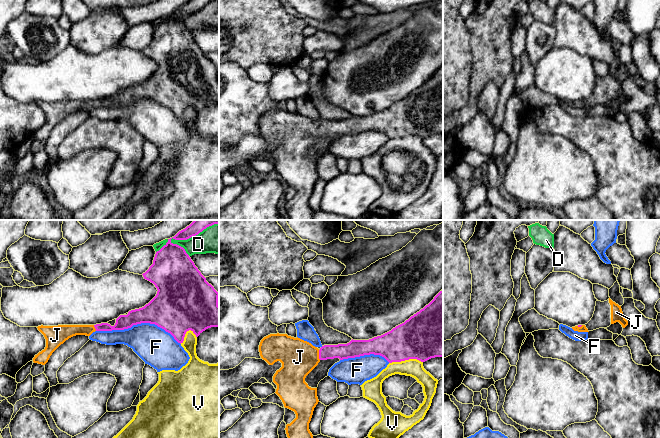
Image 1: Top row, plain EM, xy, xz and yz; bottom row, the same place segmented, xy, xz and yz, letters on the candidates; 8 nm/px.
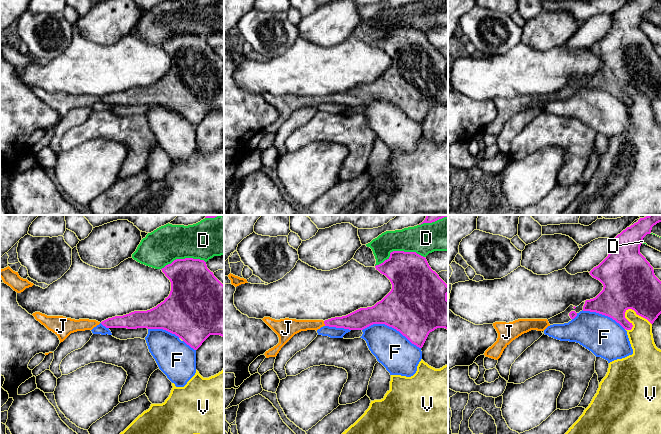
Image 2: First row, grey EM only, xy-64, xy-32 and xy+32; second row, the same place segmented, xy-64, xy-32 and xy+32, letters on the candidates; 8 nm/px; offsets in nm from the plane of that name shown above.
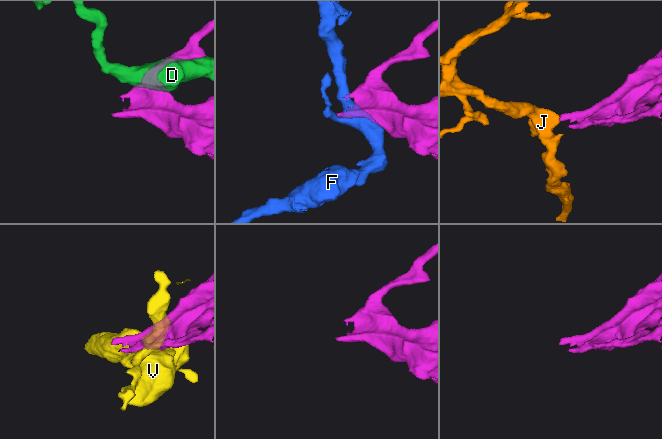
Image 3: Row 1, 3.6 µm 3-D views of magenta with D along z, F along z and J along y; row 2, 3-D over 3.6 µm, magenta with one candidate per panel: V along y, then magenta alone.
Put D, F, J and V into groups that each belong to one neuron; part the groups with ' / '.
D / F / J / V

